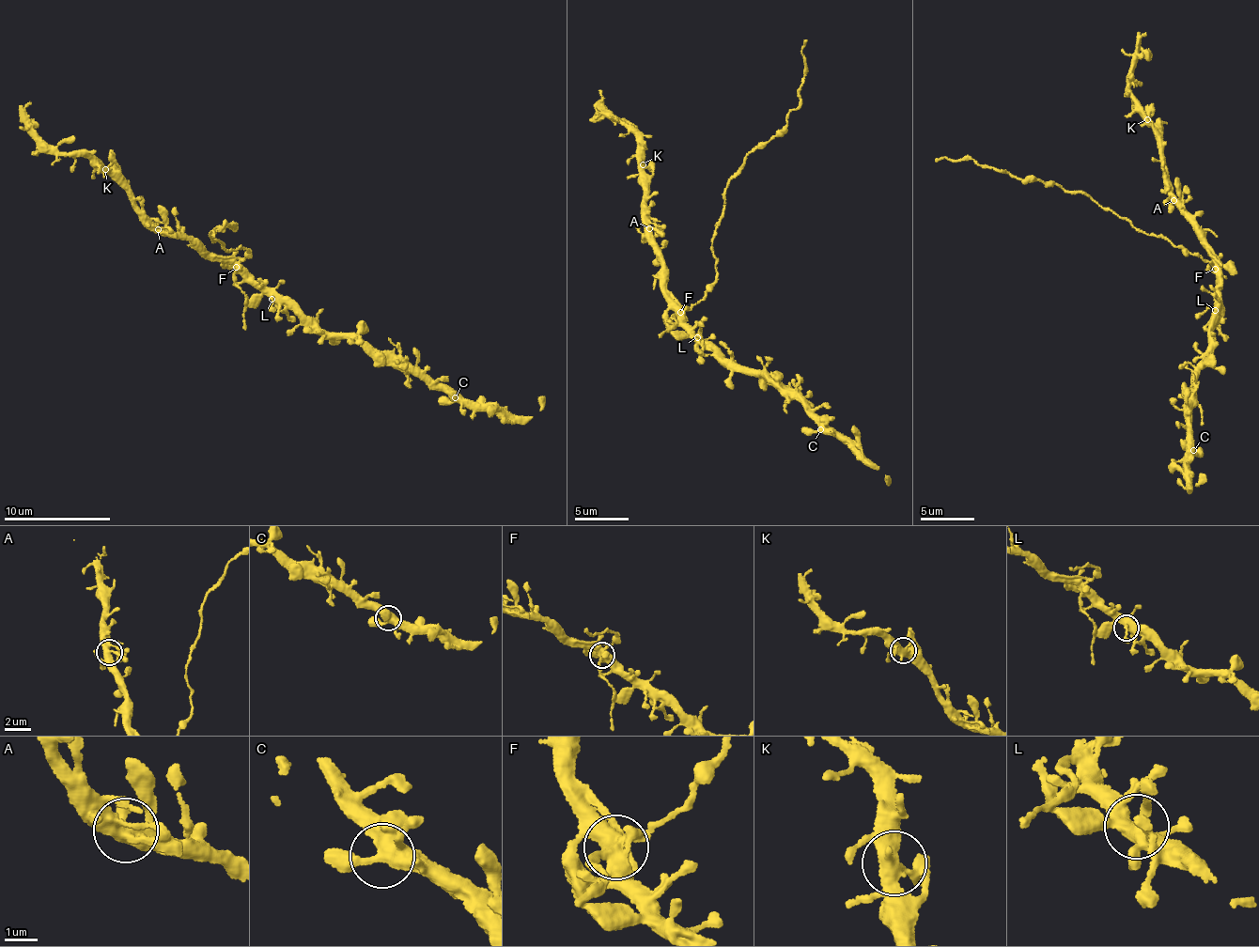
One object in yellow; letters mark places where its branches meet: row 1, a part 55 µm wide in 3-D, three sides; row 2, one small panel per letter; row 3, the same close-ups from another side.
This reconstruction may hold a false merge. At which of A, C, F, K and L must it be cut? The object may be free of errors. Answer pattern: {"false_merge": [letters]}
{"false_merge": []}

